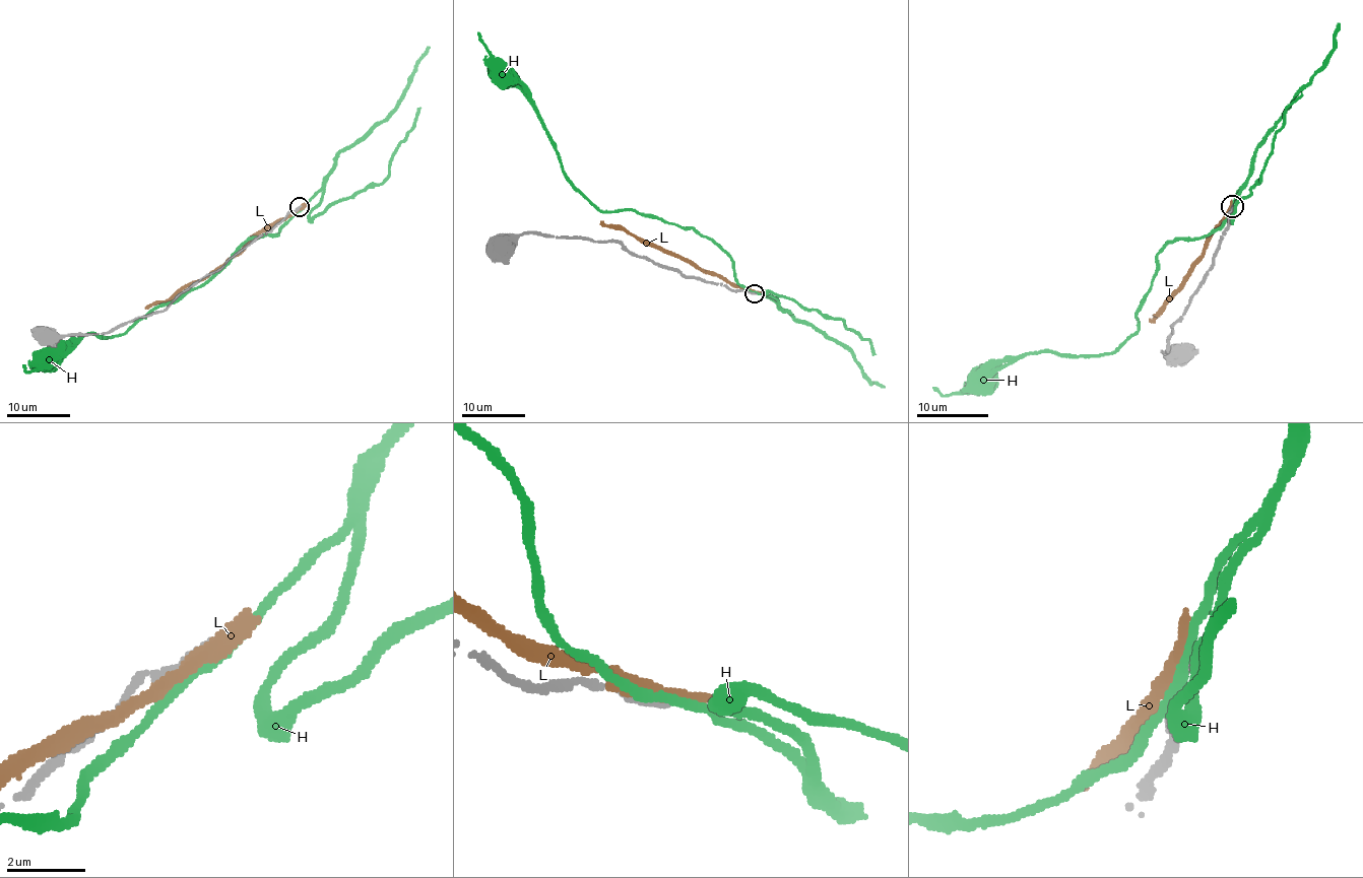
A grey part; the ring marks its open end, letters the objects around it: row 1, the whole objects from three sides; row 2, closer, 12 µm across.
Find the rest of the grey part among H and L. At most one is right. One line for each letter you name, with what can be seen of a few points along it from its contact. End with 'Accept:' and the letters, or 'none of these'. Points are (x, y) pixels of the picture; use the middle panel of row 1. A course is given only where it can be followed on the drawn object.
Accept: none of these

